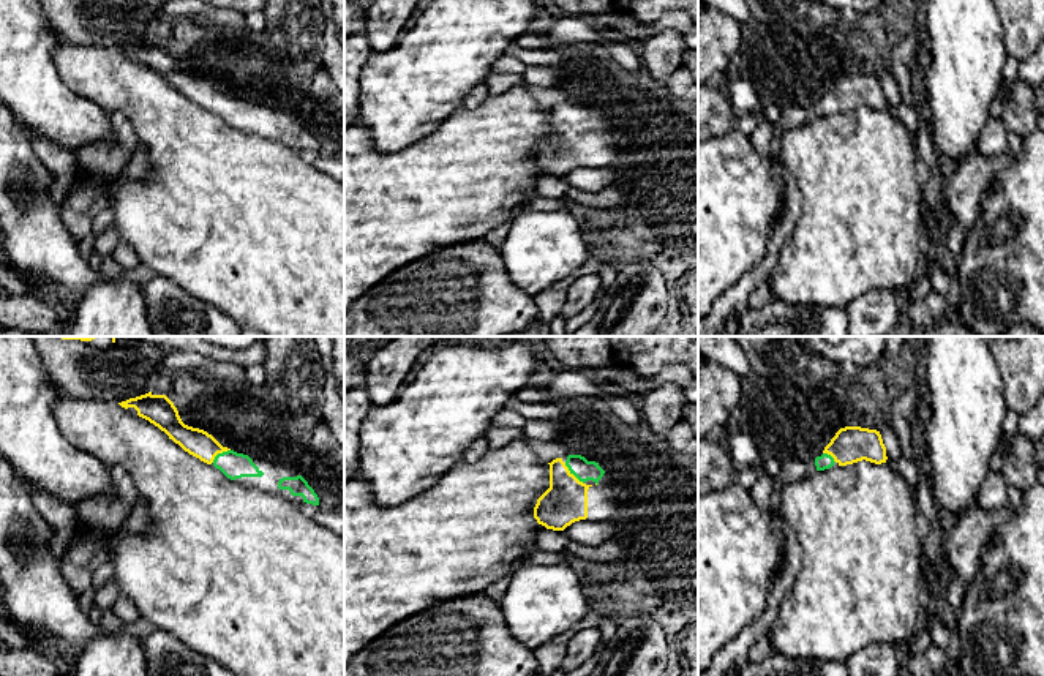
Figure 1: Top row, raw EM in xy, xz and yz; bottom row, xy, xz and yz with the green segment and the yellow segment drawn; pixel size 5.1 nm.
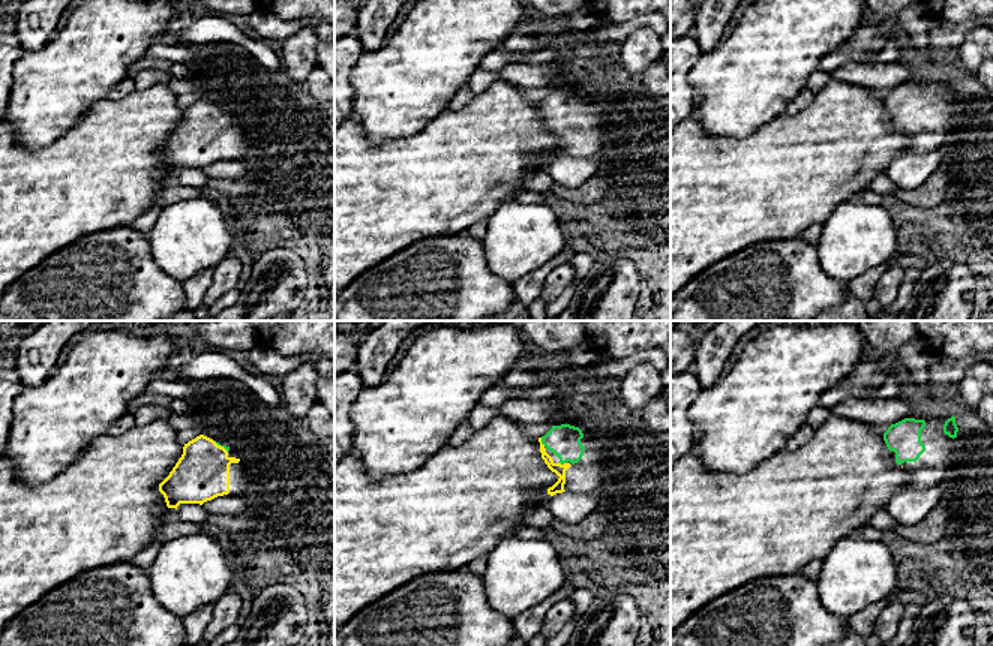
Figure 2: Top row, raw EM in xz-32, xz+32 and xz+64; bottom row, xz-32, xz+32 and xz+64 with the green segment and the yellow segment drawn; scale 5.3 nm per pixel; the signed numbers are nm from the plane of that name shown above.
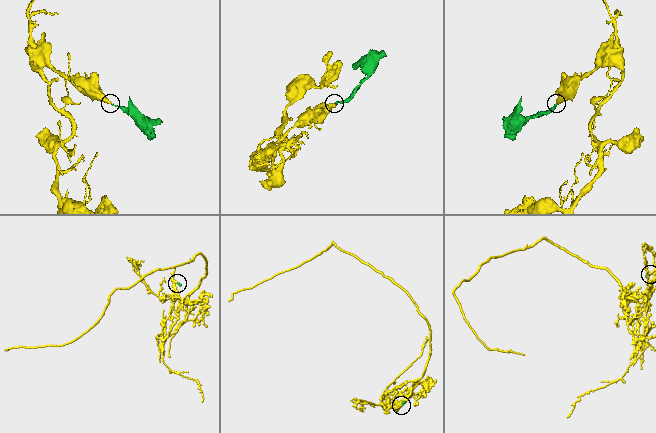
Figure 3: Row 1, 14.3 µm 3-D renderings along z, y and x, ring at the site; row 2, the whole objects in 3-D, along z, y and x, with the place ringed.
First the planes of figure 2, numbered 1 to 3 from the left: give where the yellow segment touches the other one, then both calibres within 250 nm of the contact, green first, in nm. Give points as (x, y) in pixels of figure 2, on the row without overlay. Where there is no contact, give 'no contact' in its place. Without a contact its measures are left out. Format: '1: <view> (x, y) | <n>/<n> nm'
1: xz-32 (221, 110) | 20/300 nm
2: xz+32 (542, 107) | 180/70 nm
3: no contact

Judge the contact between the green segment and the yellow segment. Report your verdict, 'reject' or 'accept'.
accept

